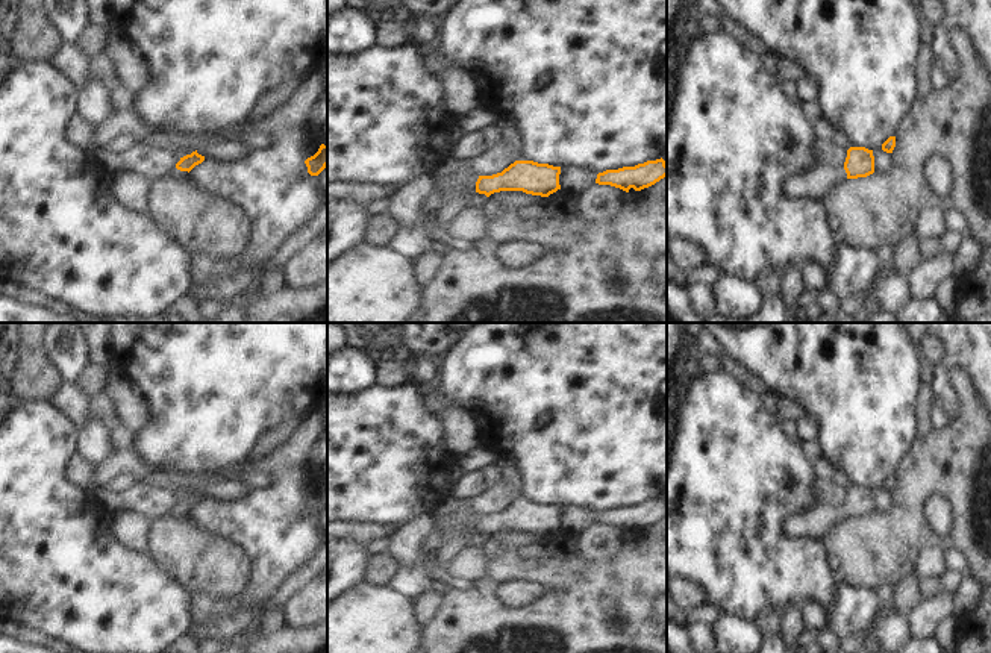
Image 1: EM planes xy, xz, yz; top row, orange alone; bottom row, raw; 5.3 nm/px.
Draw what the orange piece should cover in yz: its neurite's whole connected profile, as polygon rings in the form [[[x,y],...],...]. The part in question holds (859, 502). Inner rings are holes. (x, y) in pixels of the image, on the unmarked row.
[[[850,486],[843,506],[818,503],[806,511],[785,518],[783,532],[792,538],[824,538],[826,533],[846,518],[867,517],[874,512],[873,489]]]

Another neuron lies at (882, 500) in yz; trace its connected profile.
[[[882,486],[873,489],[874,495],[874,511],[880,514],[888,514],[893,508],[893,492],[886,492]]]

